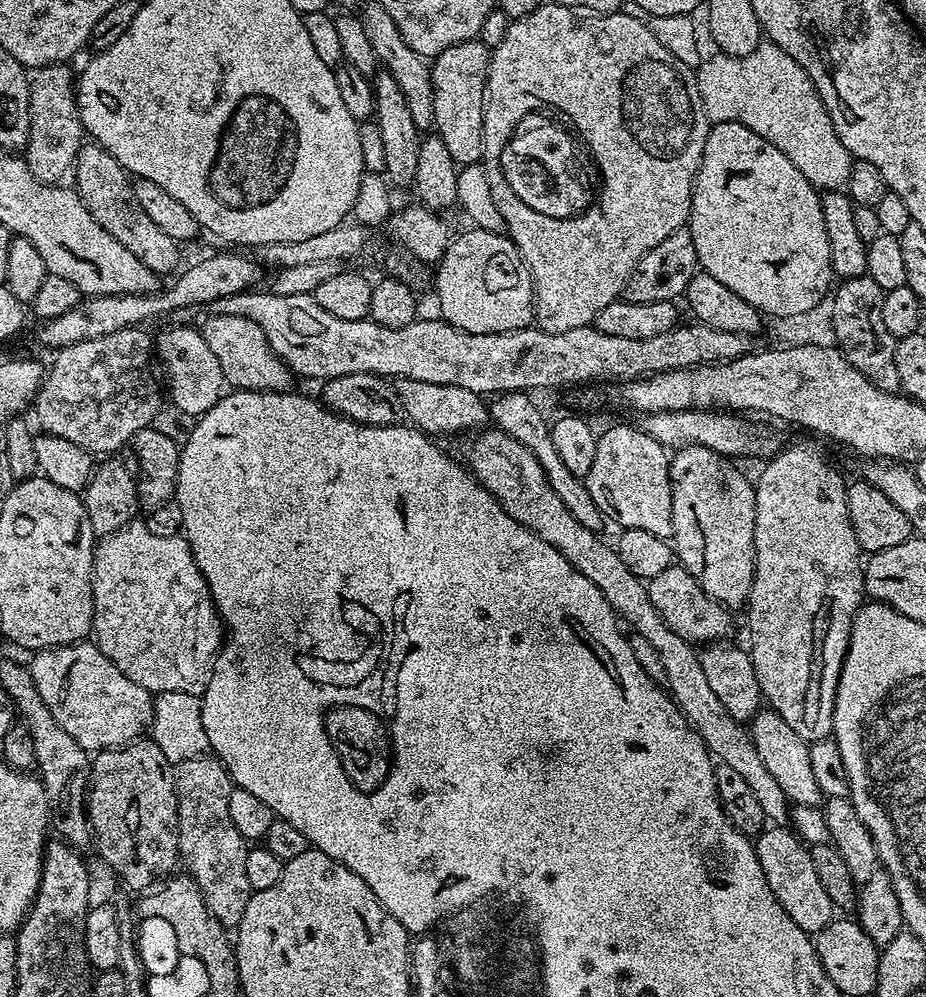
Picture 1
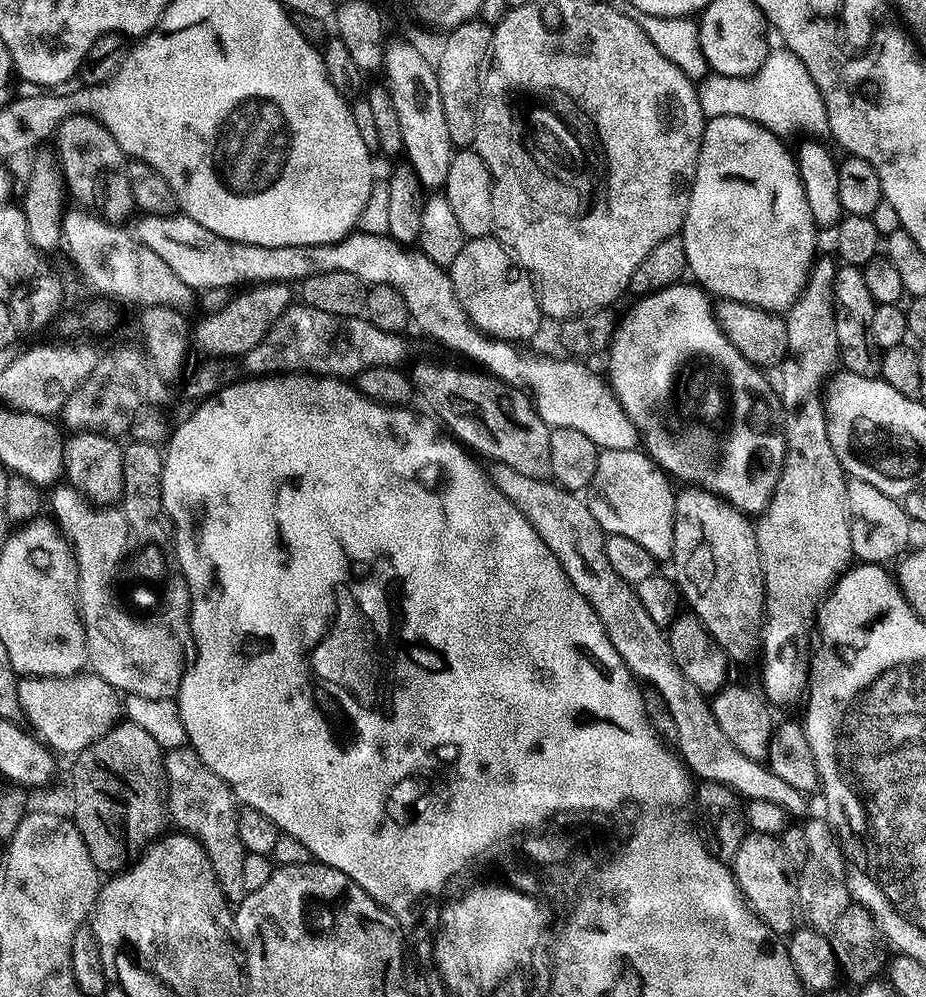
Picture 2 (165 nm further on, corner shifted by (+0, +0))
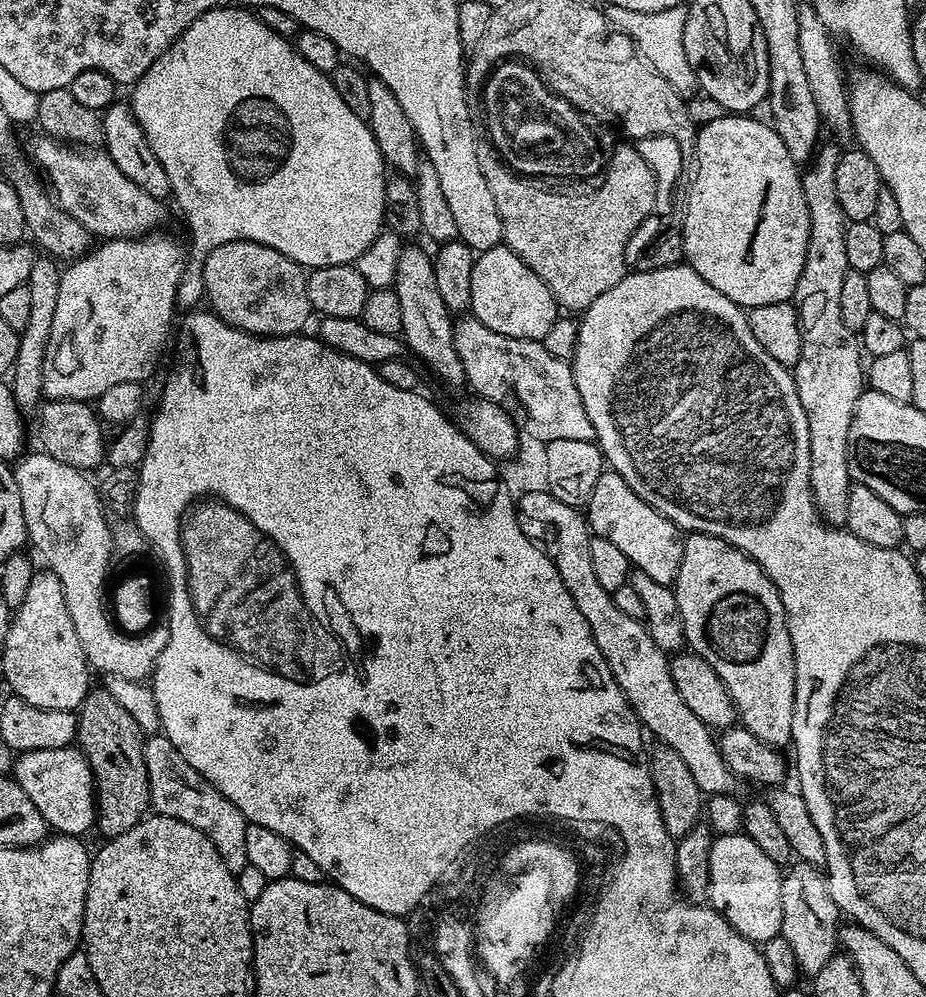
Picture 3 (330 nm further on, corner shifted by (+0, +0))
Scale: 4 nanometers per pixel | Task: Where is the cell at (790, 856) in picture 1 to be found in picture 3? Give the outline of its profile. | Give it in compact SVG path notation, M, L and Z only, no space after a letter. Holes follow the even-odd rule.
M743 834L735 836L716 836L712 841L710 862L708 863L707 903L716 911L724 913L725 918L746 939L762 946L770 938L780 935L782 930L782 902L786 899L784 876L781 865L775 864L750 838Z

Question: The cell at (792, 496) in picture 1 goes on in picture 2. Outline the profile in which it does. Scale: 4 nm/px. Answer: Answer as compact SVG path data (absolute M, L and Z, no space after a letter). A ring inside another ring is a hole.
M821 255L819 259L813 263L812 266L812 274L808 278L808 285L804 287L804 293L797 298L796 303L792 305L791 308L788 309L786 313L786 323L788 325L788 351L790 353L790 362L785 363L783 367L779 369L780 372L780 388L778 384L778 396L780 396L784 400L796 400L797 408L793 410L792 413L789 414L788 417L783 417L782 420L782 431L784 434L784 442L785 442L785 449L784 449L784 471L780 473L780 481L776 484L776 493L772 495L772 501L768 504L768 507L764 509L762 515L759 517L758 523L755 525L756 529L756 541L758 542L758 550L760 551L760 561L762 562L762 574L764 575L764 630L762 633L762 656L764 652L764 688L762 687L763 695L766 697L769 705L777 706L776 704L796 704L799 705L801 701L805 699L806 693L808 691L808 674L810 671L810 645L813 643L814 636L814 617L820 607L820 601L823 597L827 596L832 585L836 583L839 575L841 572L845 571L849 567L850 561L853 559L852 555L852 547L850 546L850 522L848 521L848 507L846 506L846 486L848 485L849 477L846 475L844 471L844 467L840 465L838 462L838 458L834 454L834 446L830 446L830 434L828 433L828 414L825 408L825 405L822 403L822 393L825 391L826 388L826 381L837 371L838 365L840 364L840 347L838 346L838 334L836 333L836 307L834 306L834 302L832 301L832 283L834 282L834 278L836 277L836 269L838 267L837 261L833 259L831 260L830 257Z

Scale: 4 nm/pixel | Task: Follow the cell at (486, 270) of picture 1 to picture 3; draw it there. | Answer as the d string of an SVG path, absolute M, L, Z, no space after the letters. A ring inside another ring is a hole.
M497 246L476 256L474 270L470 274L470 302L471 315L482 322L482 326L494 330L494 334L506 334L506 338L543 341L550 326L554 326L558 319L558 305L546 282L542 282L542 278L538 278L538 274L534 274L534 270L530 270L530 266L526 266L526 262L506 246Z

